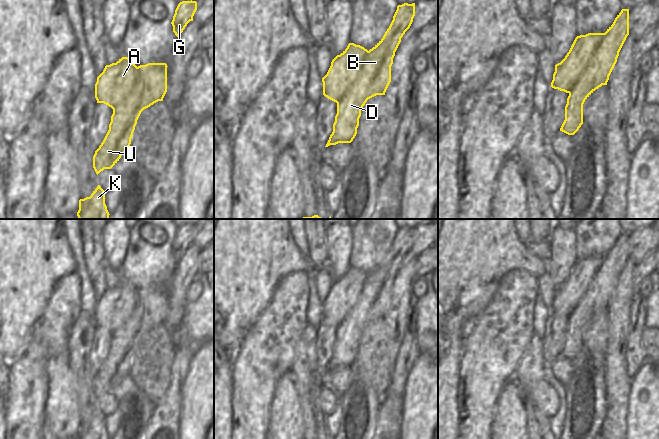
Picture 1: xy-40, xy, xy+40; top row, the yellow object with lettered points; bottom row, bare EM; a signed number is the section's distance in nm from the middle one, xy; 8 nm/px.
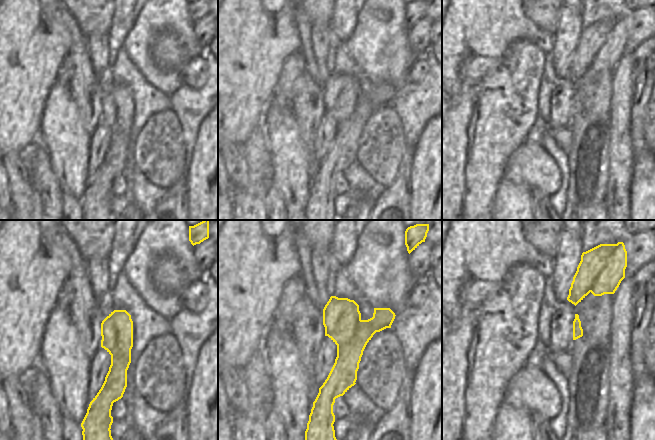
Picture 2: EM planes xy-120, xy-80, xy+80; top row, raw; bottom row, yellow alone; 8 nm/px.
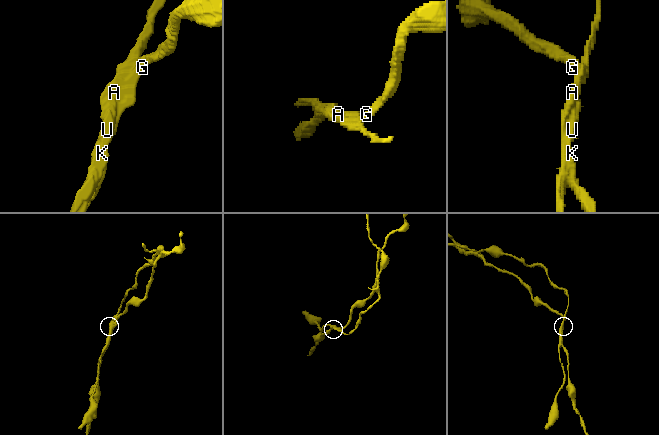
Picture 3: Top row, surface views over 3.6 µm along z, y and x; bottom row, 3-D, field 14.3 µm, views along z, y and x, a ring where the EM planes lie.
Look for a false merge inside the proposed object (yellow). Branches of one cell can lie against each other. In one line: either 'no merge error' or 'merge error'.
merge error

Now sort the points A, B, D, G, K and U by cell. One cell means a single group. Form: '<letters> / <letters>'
A / B D G K U

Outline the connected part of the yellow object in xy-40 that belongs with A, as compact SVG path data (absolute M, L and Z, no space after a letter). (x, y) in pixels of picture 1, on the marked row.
M128 57L106 65L95 84L97 103L104 103L114 109L127 98L136 80L137 66Z

